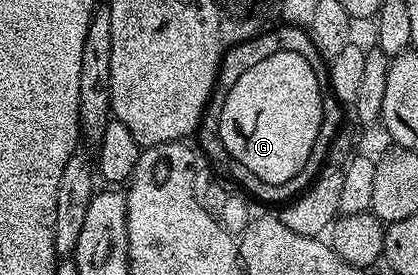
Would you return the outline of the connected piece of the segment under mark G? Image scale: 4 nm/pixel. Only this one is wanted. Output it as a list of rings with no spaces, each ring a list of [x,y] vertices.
[[[272,51],[258,65],[253,65],[253,69],[245,69],[245,73],[237,77],[233,89],[229,89],[229,97],[225,97],[225,105],[217,117],[219,139],[224,149],[235,158],[234,162],[261,177],[261,181],[270,183],[289,181],[289,177],[301,173],[313,150],[313,141],[317,141],[317,129],[321,129],[322,120],[317,76],[305,57],[297,57],[297,53],[288,51]]]

